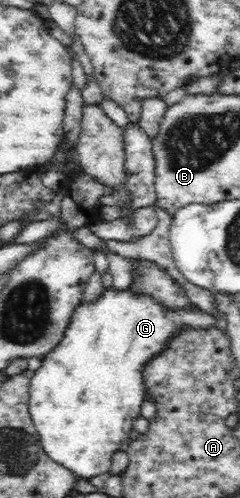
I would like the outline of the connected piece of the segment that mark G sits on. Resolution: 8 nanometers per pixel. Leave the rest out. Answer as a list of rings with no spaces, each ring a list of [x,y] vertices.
[[[132,287],[116,290],[103,288],[95,299],[75,306],[59,343],[41,357],[40,368],[29,382],[29,415],[46,455],[72,470],[79,478],[92,479],[111,468],[112,455],[125,451],[134,437],[133,422],[141,416],[142,404],[150,401],[146,385],[146,366],[170,348],[170,342],[186,330],[212,330],[218,320],[196,305],[166,307],[154,295],[134,291]]]

